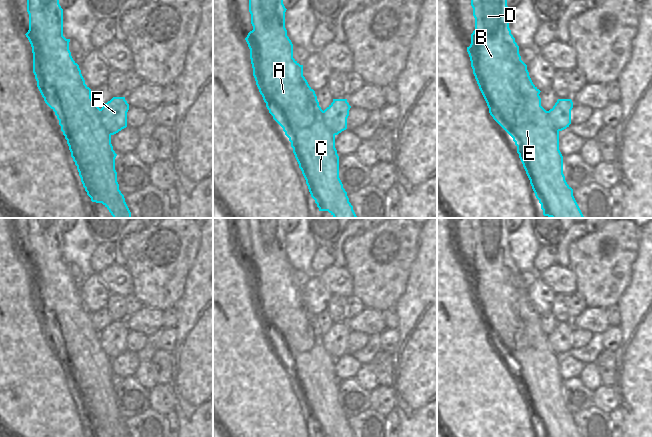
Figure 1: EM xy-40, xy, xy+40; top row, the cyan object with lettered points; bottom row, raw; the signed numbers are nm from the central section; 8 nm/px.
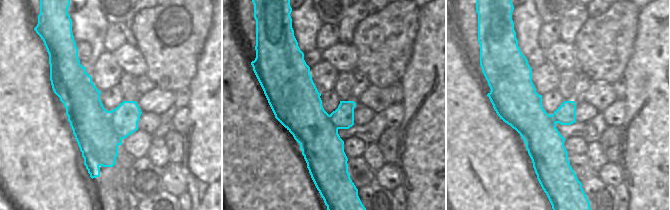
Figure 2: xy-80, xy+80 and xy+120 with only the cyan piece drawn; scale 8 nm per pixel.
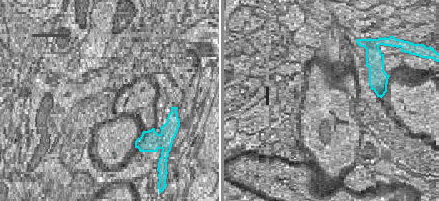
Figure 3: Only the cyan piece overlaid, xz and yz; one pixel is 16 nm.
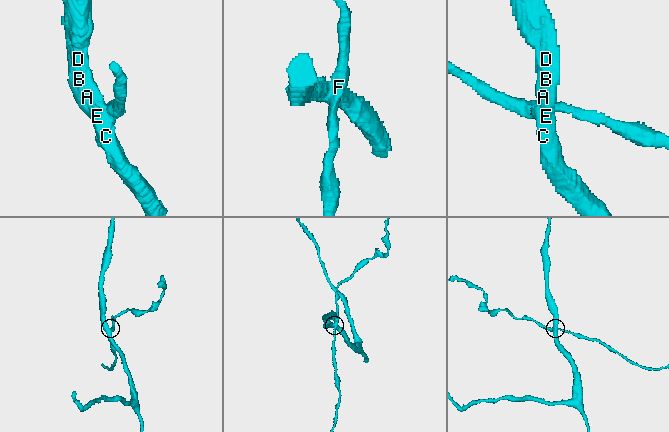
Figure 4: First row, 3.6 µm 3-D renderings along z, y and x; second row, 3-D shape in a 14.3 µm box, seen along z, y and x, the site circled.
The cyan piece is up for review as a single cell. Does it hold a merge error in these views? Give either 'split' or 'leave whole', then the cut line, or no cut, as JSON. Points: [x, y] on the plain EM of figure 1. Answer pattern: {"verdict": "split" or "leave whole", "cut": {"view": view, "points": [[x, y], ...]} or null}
{"verdict": "split", "cut": {"view": "xy-40", "points": [[100, 333], [100, 345], [111, 358]]}}

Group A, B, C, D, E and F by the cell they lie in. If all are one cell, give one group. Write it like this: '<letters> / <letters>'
A B C D E / F

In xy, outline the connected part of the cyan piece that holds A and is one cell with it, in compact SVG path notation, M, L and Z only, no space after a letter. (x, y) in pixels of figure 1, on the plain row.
M248 218L248 220L253 254L248 257L245 264L250 273L253 300L266 331L289 362L299 392L319 435L355 437L339 402L339 380L335 372L335 358L325 348L323 334L319 330L315 315L303 300L303 289L300 289L293 282L293 268L287 260L285 252L285 236L287 233L283 228L284 218Z

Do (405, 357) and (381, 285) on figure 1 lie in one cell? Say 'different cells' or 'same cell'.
different cells

